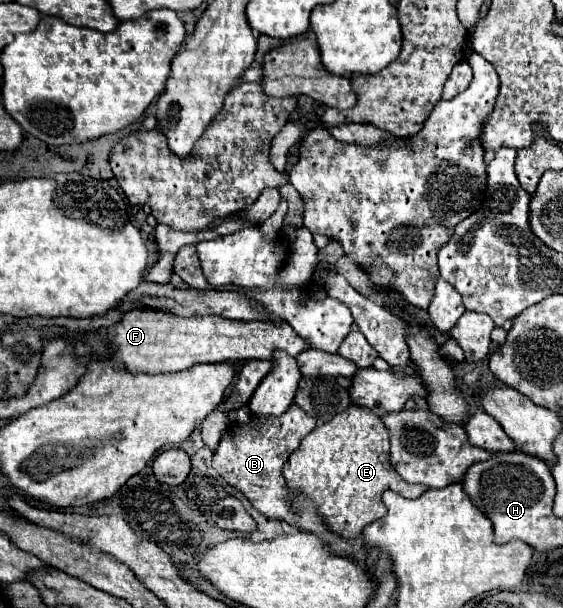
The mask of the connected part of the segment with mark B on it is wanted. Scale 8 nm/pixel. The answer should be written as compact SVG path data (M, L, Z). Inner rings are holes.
M294 402L278 418L274 418L270 414L250 414L248 424L234 424L232 422L228 426L228 430L222 434L220 444L214 450L212 466L230 486L240 490L250 500L250 504L260 514L264 514L266 518L288 522L290 526L296 526L296 528L300 528L304 532L310 532L310 534L316 534L320 540L324 540L324 544L328 544L332 554L356 560L354 546L348 544L346 540L342 540L338 534L334 534L324 524L324 518L318 514L318 510L310 502L310 498L306 498L304 494L298 494L292 488L288 488L286 478L282 474L284 462L298 448L300 440L308 432L314 430L314 426L316 426L316 420L312 416L308 416Z

